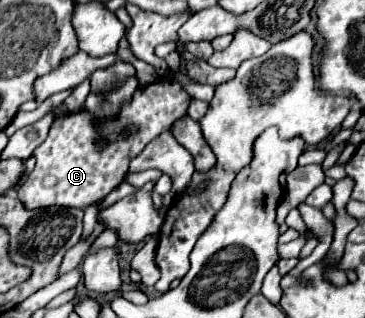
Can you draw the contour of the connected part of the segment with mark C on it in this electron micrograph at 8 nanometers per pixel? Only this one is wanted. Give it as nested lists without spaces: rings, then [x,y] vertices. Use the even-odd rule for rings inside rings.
[[[167,72],[151,84],[139,86],[133,98],[121,104],[121,112],[113,120],[99,124],[101,132],[97,132],[97,124],[89,118],[85,108],[59,116],[53,122],[47,140],[33,152],[35,170],[19,188],[19,202],[23,202],[27,210],[45,206],[87,208],[105,198],[125,180],[131,160],[139,156],[153,138],[169,132],[171,126],[187,114],[191,100],[185,86]]]

